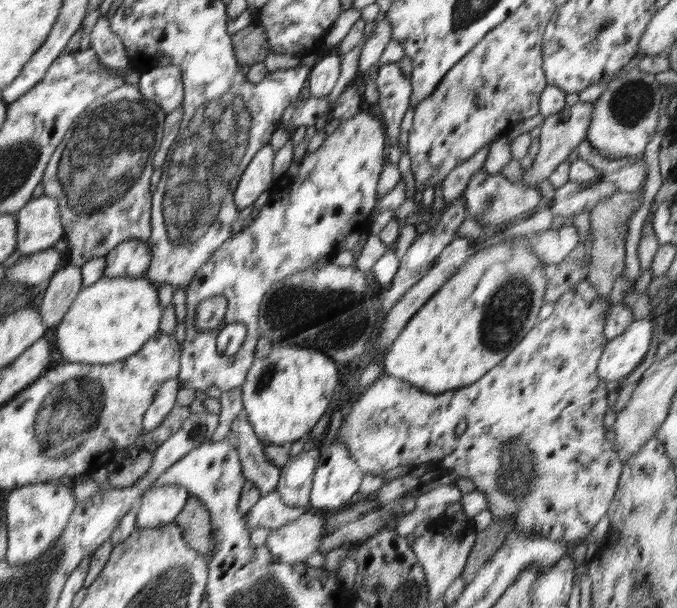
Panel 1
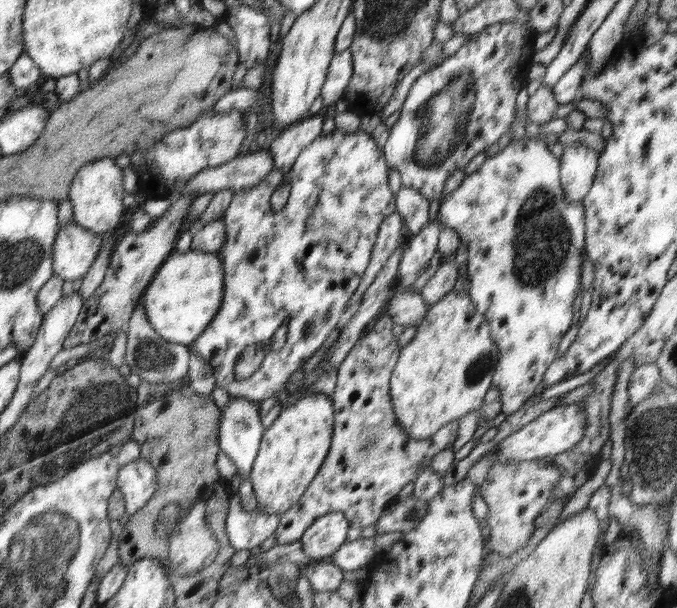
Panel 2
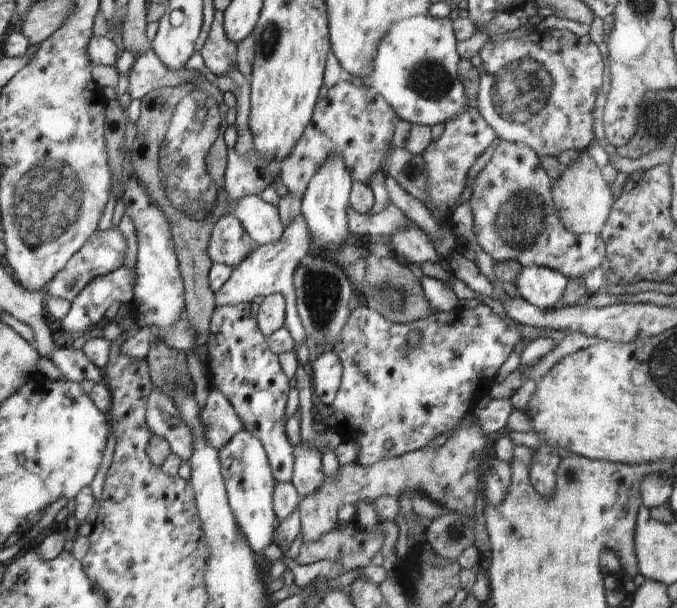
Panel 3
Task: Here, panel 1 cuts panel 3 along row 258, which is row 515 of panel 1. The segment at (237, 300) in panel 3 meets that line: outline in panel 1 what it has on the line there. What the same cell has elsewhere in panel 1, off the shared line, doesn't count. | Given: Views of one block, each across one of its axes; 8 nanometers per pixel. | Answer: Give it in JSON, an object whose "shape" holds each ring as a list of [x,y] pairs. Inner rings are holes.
{"shape":[[[270,492],[268,496],[261,496],[260,500],[244,515],[247,529],[270,528],[276,530],[291,523],[306,514],[308,508],[286,505],[278,492]]]}

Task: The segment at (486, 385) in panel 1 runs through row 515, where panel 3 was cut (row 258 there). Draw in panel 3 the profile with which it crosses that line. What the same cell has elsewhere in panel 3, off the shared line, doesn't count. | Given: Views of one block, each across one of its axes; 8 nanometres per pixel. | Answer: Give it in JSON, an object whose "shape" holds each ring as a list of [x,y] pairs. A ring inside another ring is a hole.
{"shape":[[[501,141],[493,152],[491,161],[469,182],[472,196],[469,203],[473,214],[473,232],[478,246],[493,262],[516,260],[522,266],[550,268],[570,278],[585,277],[594,268],[600,267],[606,258],[606,244],[601,235],[594,233],[572,234],[564,228],[558,210],[552,202],[552,182],[544,168],[540,168],[539,156],[524,143]]]}

